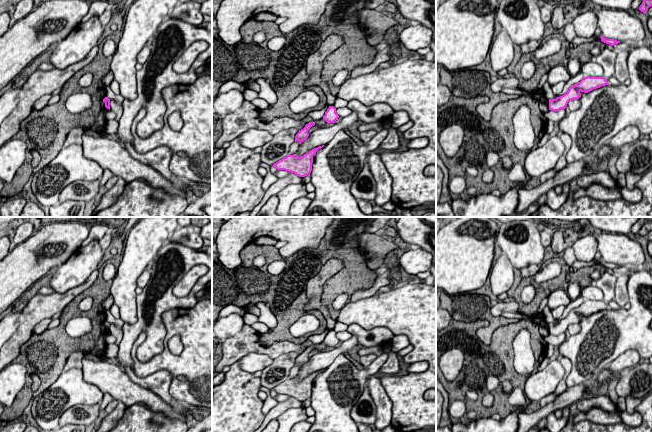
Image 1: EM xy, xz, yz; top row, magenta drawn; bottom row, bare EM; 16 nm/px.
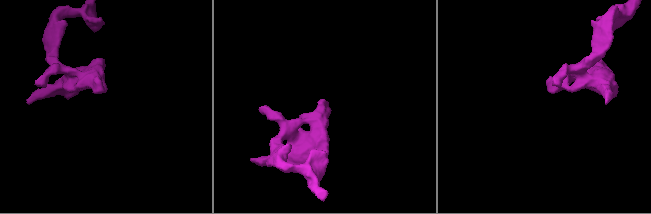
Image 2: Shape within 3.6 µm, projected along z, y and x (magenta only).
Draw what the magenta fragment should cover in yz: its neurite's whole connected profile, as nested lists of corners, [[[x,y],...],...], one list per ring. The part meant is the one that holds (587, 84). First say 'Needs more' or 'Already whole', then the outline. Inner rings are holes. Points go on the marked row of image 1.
Already whole. [[[587,76],[578,84],[572,85],[564,95],[556,99],[549,99],[549,110],[559,111],[565,109],[570,100],[579,99],[581,97],[581,92],[588,93],[605,85],[609,85],[609,83],[604,77]]]

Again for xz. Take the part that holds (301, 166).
Already whole. [[[324,145],[314,148],[301,157],[298,157],[297,154],[288,154],[286,157],[274,163],[273,166],[277,170],[285,170],[299,177],[305,177],[312,171],[313,156],[323,146]]]

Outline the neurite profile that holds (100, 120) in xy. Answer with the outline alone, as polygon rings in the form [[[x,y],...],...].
[[[102,110],[100,112],[100,114],[98,115],[98,117],[96,118],[96,122],[93,125],[93,127],[91,128],[92,131],[97,132],[97,128],[100,126],[105,125],[105,110]]]

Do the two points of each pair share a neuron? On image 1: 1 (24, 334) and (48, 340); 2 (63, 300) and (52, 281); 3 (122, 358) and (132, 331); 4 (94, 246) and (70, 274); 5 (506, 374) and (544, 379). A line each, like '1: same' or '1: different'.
1: different
2: different
3: same
4: same
5: different

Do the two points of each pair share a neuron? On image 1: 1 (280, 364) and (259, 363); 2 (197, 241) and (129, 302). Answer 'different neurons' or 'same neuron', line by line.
1: different neurons
2: different neurons

